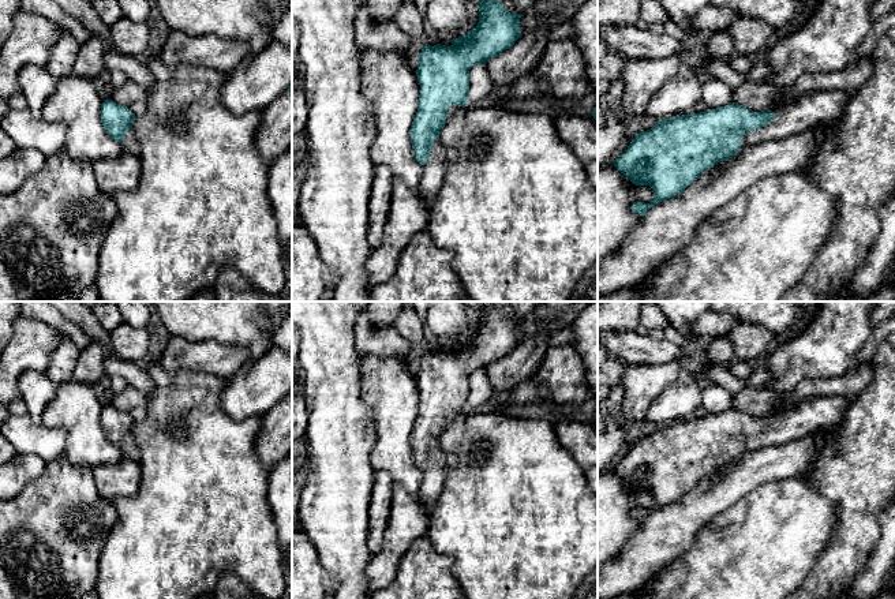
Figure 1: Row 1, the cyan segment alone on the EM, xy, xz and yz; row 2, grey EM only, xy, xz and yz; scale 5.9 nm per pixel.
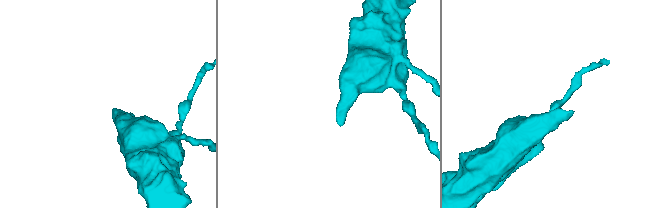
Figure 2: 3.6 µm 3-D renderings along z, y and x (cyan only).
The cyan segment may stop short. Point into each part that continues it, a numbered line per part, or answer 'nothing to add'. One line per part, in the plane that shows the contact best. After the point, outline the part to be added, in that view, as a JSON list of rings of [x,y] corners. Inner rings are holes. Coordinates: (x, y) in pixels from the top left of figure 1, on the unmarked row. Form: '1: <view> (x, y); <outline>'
1: yz (808, 415); [[[843,396],[805,398],[787,409],[767,431],[744,439],[741,454],[812,435],[819,428],[839,427],[851,400]]]

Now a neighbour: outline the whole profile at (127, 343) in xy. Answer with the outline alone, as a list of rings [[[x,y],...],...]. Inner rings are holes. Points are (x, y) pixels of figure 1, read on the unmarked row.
[[[121,322],[111,332],[112,355],[135,364],[143,364],[150,359],[150,336],[146,327],[134,327]]]

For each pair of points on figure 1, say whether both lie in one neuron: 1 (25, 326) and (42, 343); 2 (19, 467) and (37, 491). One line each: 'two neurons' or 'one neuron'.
1: one neuron
2: two neurons

